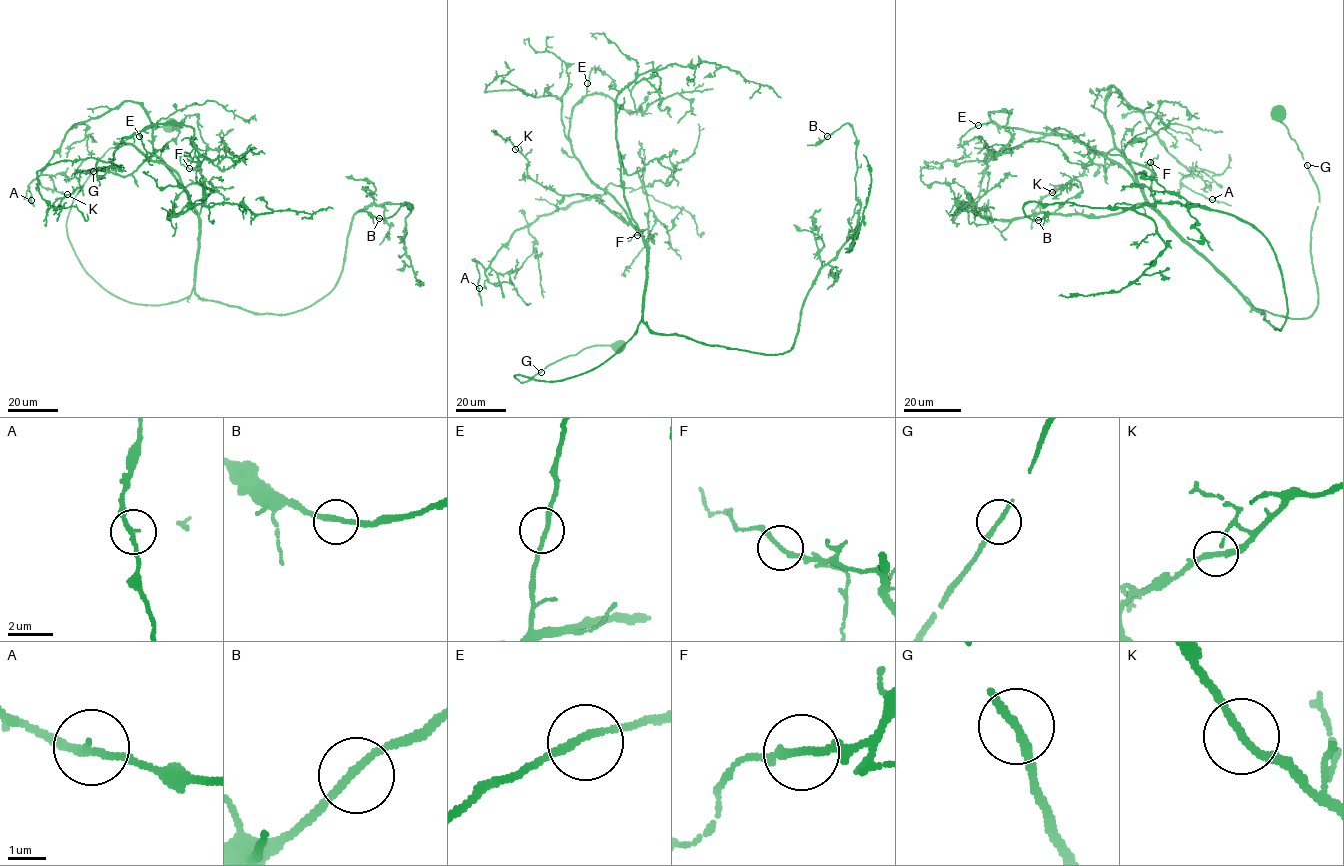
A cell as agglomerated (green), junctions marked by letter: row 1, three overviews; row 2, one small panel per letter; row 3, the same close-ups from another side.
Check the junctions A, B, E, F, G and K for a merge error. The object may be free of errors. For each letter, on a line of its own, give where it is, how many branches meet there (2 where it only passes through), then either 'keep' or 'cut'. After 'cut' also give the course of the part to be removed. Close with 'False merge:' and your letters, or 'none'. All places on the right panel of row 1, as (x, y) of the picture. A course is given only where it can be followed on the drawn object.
A: place (1212, 199); branches 2; keep
B: place (1038, 220); branches 2; keep
E: place (978, 125); branches 2; keep
F: place (1150, 162); branches 2; keep
G: place (1307, 165); branches 2; keep
K: place (1052, 192); branches 2; keep
False merge: none

